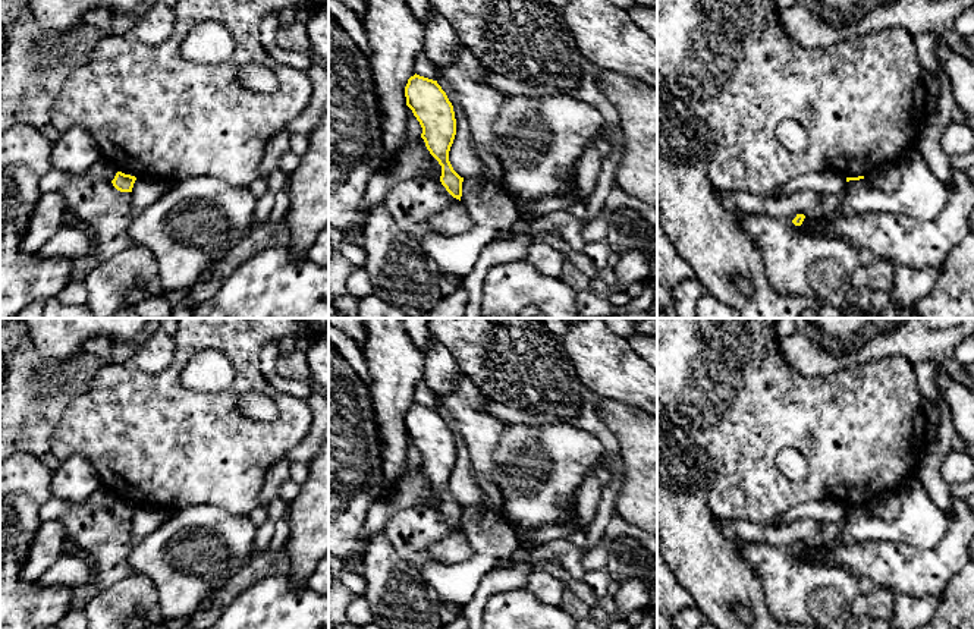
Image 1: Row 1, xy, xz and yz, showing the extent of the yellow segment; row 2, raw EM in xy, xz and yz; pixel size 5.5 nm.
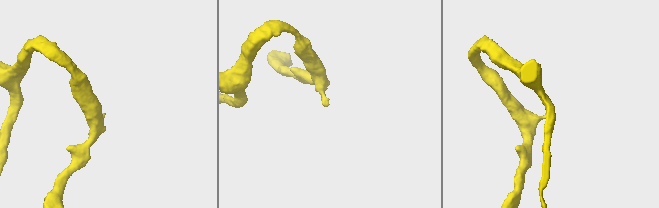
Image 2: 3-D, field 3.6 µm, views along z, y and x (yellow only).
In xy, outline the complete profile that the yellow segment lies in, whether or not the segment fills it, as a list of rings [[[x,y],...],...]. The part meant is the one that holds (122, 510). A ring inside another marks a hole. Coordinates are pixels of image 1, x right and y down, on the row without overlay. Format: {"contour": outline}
{"contour": [[[117,500],[111,512],[120,521],[132,521],[135,509],[136,509],[135,504]]]}

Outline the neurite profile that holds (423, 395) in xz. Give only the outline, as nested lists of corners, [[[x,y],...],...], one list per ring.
[[[420,380],[415,386],[415,402],[433,409],[437,409],[437,400],[433,397],[430,389],[425,386],[422,380]]]

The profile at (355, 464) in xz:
[[[329,346],[329,553],[342,562],[364,554],[361,532],[371,504],[383,494],[383,455],[373,418],[371,394],[358,372]]]

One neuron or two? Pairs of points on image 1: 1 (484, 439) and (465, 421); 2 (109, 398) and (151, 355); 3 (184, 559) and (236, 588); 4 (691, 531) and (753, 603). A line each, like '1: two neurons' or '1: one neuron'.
1: one neuron
2: two neurons
3: two neurons
4: one neuron

